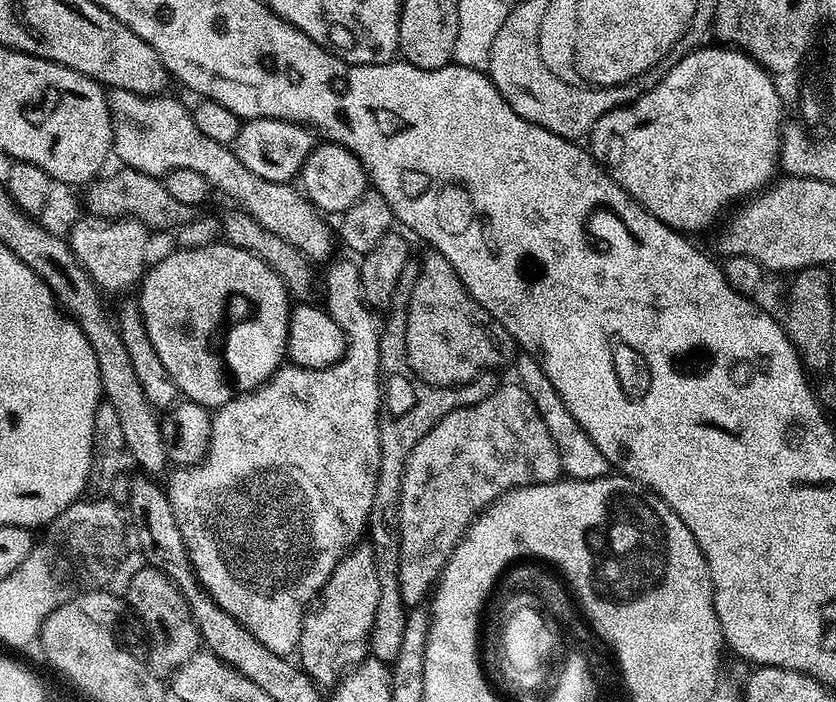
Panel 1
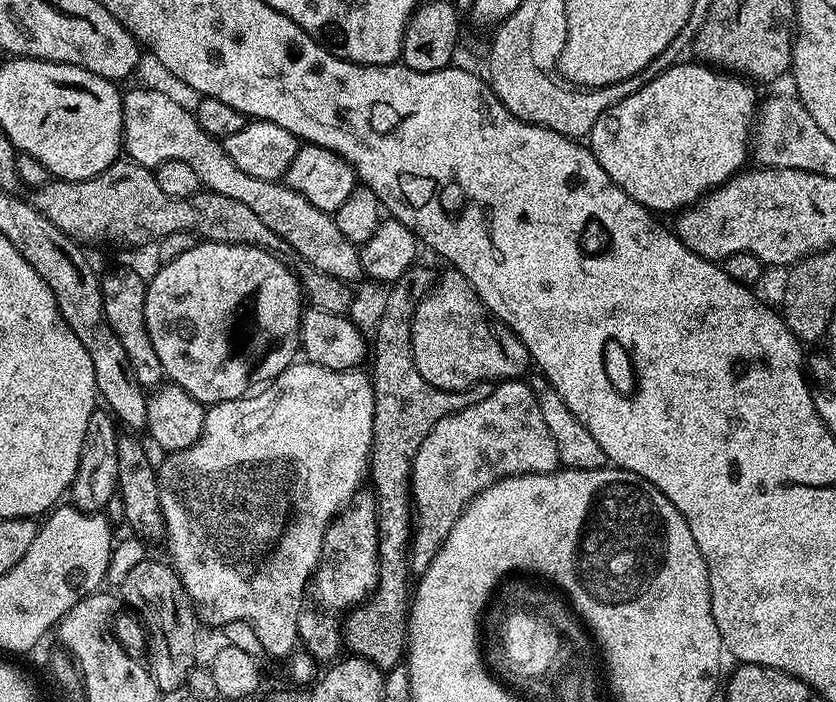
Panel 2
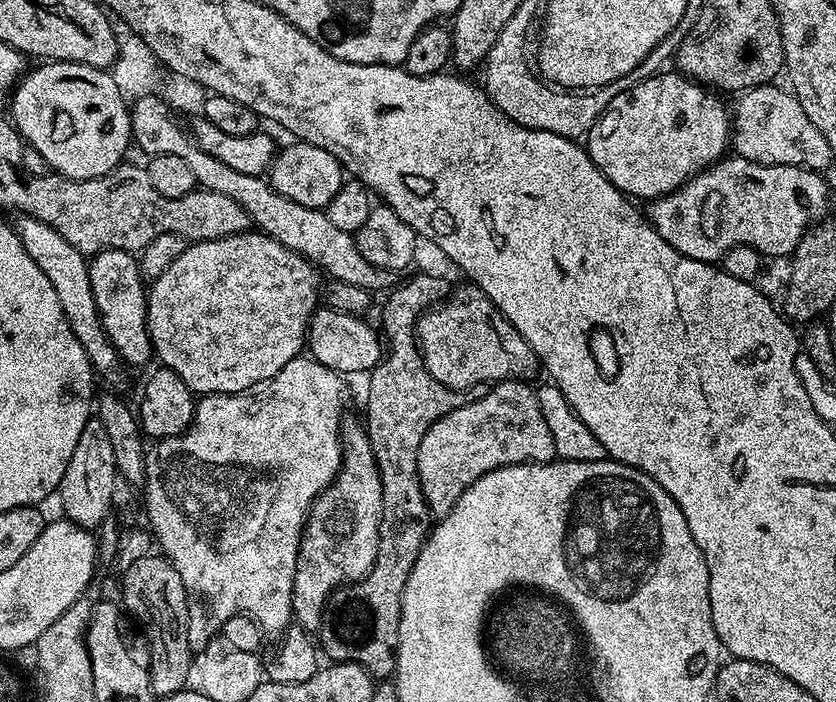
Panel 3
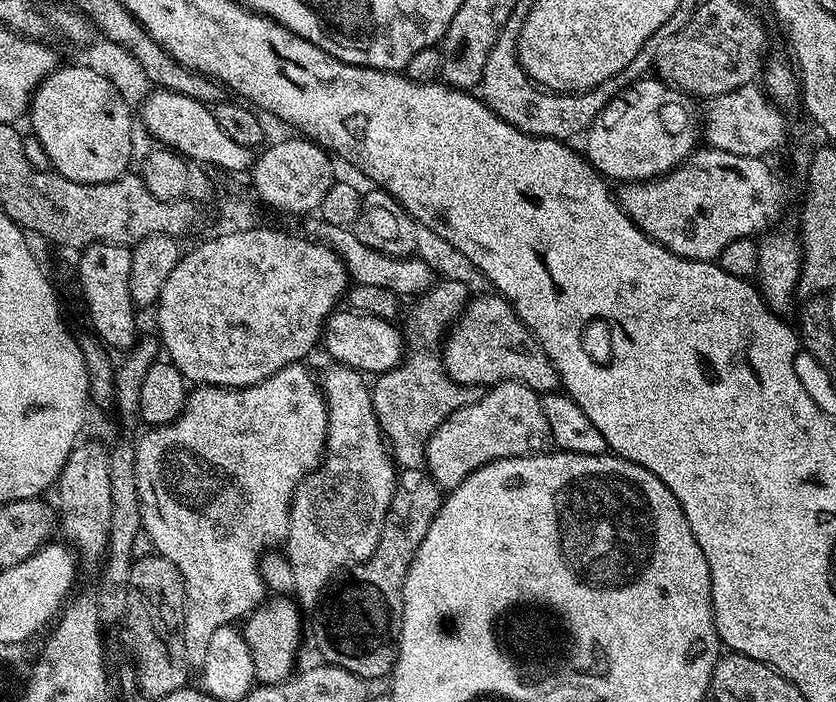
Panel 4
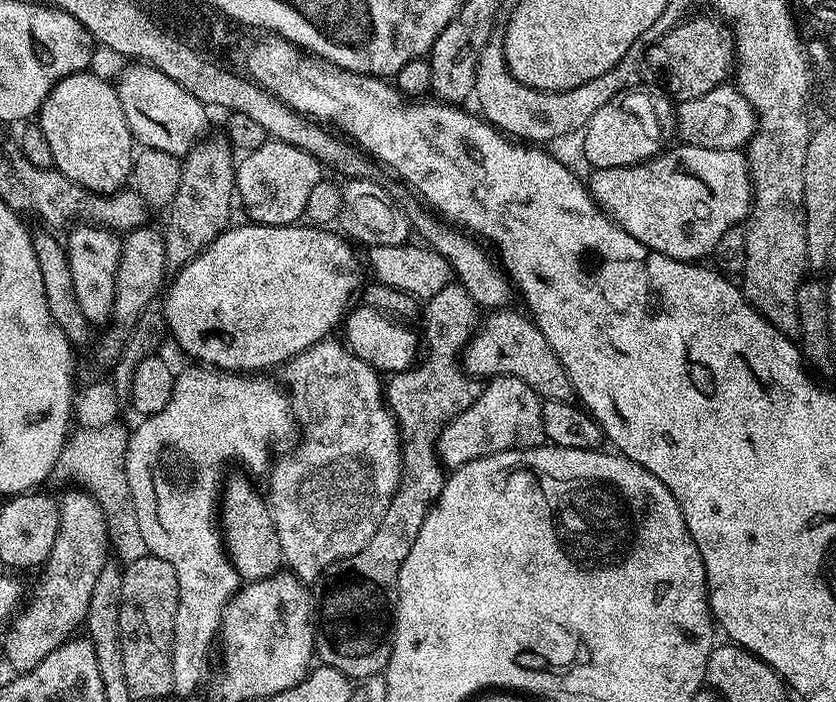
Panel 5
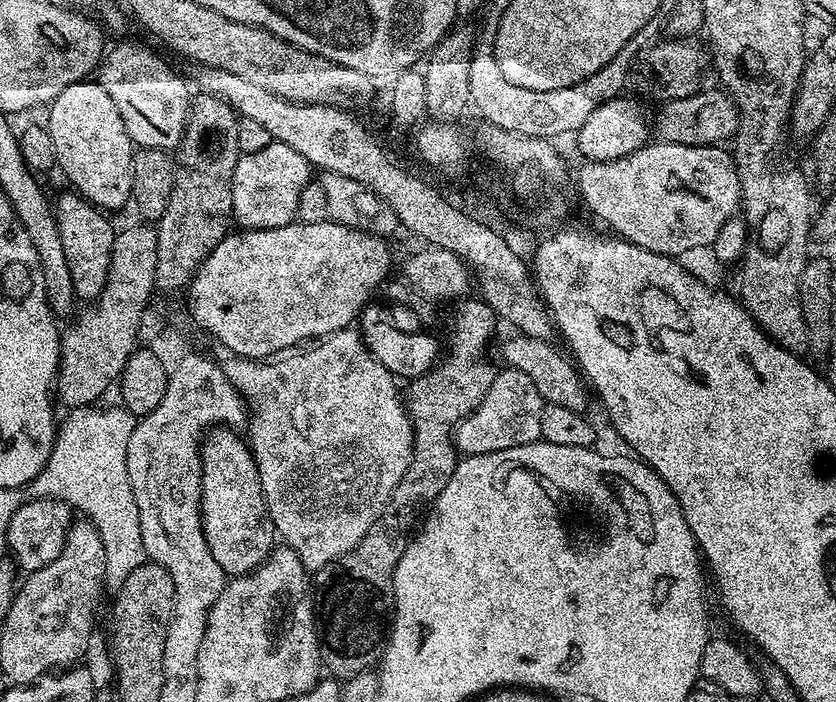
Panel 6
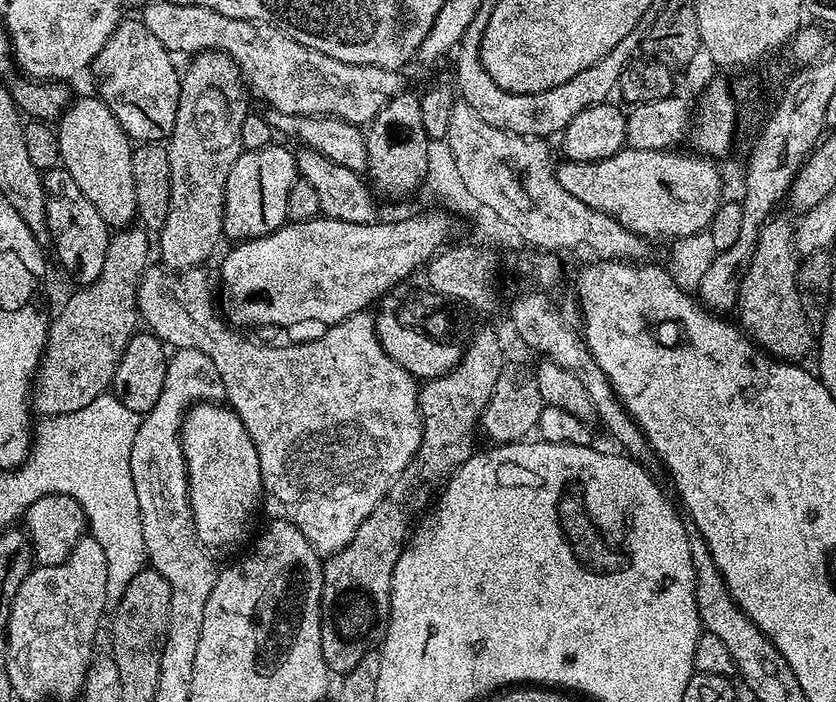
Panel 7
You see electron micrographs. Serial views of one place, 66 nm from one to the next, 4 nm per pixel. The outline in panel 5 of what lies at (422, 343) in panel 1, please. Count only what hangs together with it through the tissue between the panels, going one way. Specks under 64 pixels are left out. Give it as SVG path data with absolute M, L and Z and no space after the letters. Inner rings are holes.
M505 306L492 310L481 319L479 328L472 335L467 348L462 353L462 367L469 376L491 378L493 376L513 376L522 378L530 390L546 400L572 400L574 393L572 383L558 362L558 354L550 350L550 342L538 330L538 326L523 311L511 312L511 307Z

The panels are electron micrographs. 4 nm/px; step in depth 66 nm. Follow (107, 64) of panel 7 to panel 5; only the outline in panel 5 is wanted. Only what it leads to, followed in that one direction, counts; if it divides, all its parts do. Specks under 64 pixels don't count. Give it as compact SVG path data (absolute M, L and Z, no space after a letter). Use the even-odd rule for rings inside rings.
M132 62L127 66L129 68L121 74L120 81L115 81L114 87L122 102L122 114L126 114L126 122L132 131L133 141L145 148L166 150L166 154L174 154L181 158L187 156L194 145L205 139L207 132L204 131L208 128L209 109L200 104L198 98L186 94L186 90L182 90L178 82L166 78L166 74L162 74L160 70L154 70L149 64Z

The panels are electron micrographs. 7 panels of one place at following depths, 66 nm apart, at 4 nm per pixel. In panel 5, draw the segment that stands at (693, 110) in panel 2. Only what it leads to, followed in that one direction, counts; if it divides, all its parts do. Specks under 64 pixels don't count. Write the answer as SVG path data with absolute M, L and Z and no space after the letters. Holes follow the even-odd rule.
M625 90L610 98L610 102L599 108L594 118L590 118L590 122L584 125L584 156L592 163L593 169L643 164L645 160L660 155L665 147L664 128L652 105L651 94L632 91Z

